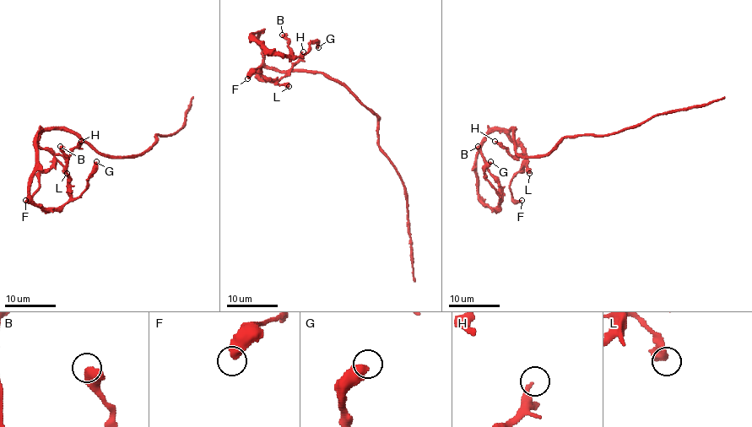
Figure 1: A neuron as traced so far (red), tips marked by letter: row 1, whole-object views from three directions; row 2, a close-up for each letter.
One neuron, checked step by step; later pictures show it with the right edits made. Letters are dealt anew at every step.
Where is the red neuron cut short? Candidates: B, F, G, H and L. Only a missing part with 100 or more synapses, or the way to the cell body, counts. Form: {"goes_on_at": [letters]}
{"goes_on_at": []}

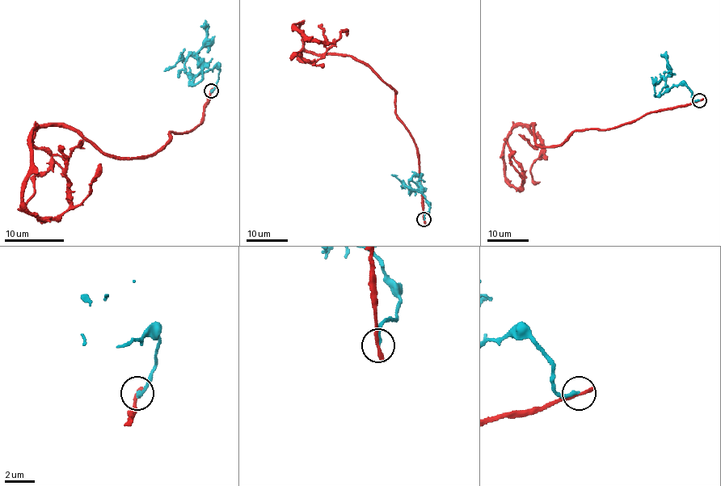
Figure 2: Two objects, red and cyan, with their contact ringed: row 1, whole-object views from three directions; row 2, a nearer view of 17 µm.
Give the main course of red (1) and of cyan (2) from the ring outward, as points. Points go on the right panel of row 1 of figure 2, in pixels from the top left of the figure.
1: (699, 100), (558, 145), (517, 124), (503, 167), (518, 188), (505, 138)
2: (699, 100), (693, 100), (686, 86), (665, 86), (669, 71), (667, 59), (660, 56)

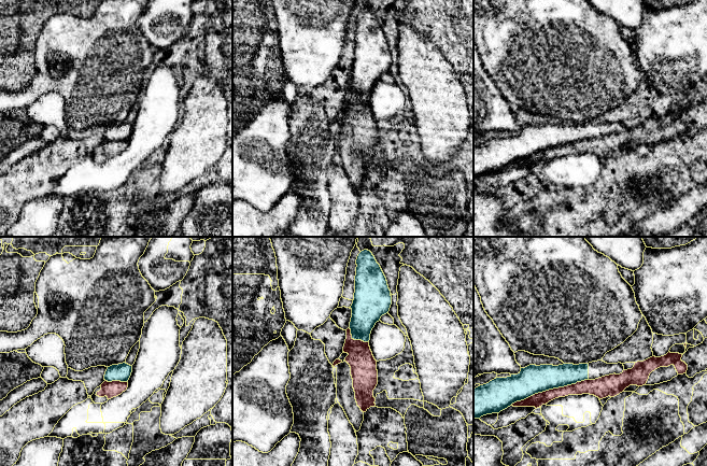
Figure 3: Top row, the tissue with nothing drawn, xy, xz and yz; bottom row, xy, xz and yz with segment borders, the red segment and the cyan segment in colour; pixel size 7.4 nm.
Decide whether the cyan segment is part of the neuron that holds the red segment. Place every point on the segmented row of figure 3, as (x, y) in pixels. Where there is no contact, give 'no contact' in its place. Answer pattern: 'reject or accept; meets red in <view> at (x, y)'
reject; meets red in yz at (549, 390)

